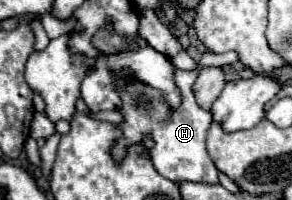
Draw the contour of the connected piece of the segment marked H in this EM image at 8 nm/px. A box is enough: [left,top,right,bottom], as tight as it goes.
[113,53,219,183]

